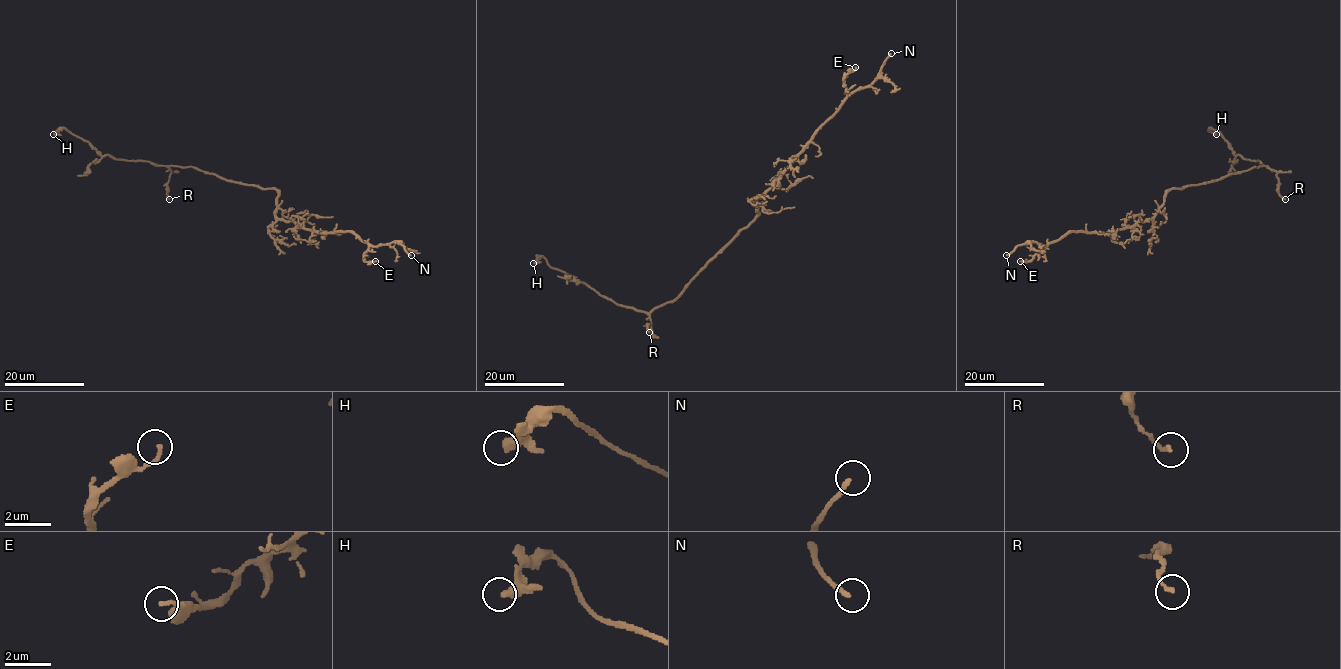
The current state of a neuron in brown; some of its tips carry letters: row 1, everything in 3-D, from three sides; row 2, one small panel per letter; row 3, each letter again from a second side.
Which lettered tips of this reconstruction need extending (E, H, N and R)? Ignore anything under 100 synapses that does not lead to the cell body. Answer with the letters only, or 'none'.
N

